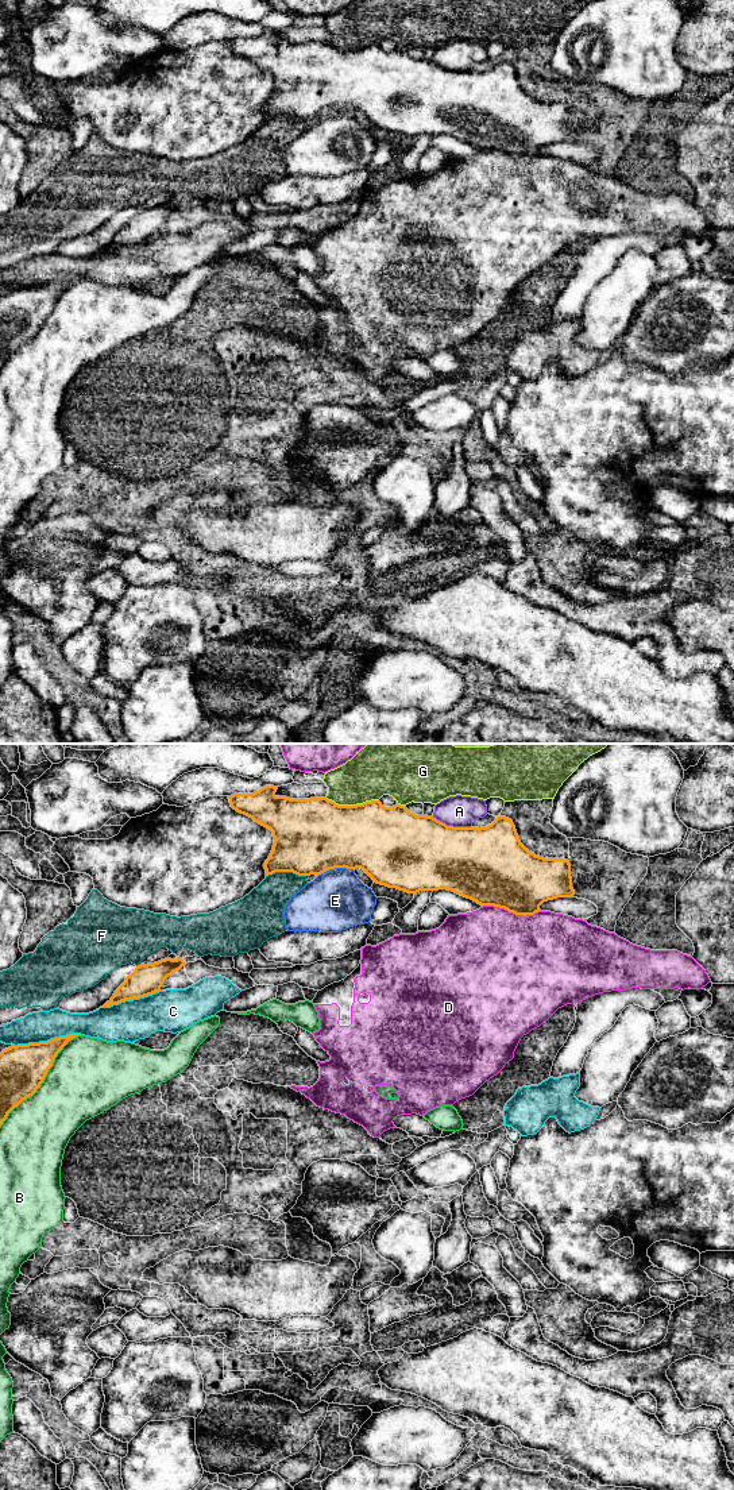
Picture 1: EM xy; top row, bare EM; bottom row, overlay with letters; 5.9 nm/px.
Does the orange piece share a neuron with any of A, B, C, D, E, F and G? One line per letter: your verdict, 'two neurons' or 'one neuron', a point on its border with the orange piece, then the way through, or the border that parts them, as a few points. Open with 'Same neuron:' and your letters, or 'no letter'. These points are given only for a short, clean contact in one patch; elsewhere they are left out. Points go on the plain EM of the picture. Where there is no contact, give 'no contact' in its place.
Same neuron: no letter
A: two neurons; contact xy (452, 70)
B: two neurons; contact xy (43, 323)
C: two neurons; contact xy (47, 285)
D: two neurons; contact xy (512, 155)
E: two neurons; contact xy (335, 111)
F: two neurons; contact xy (285, 115)
G: two neurons; contact xy (352, 50)

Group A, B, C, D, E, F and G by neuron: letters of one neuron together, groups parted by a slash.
A / B / C / D / E / F G

